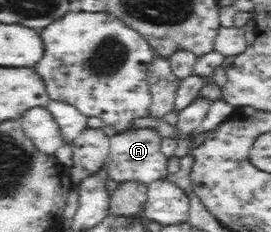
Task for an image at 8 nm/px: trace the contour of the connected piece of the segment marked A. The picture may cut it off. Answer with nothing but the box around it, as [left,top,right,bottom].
[104,128,169,186]

